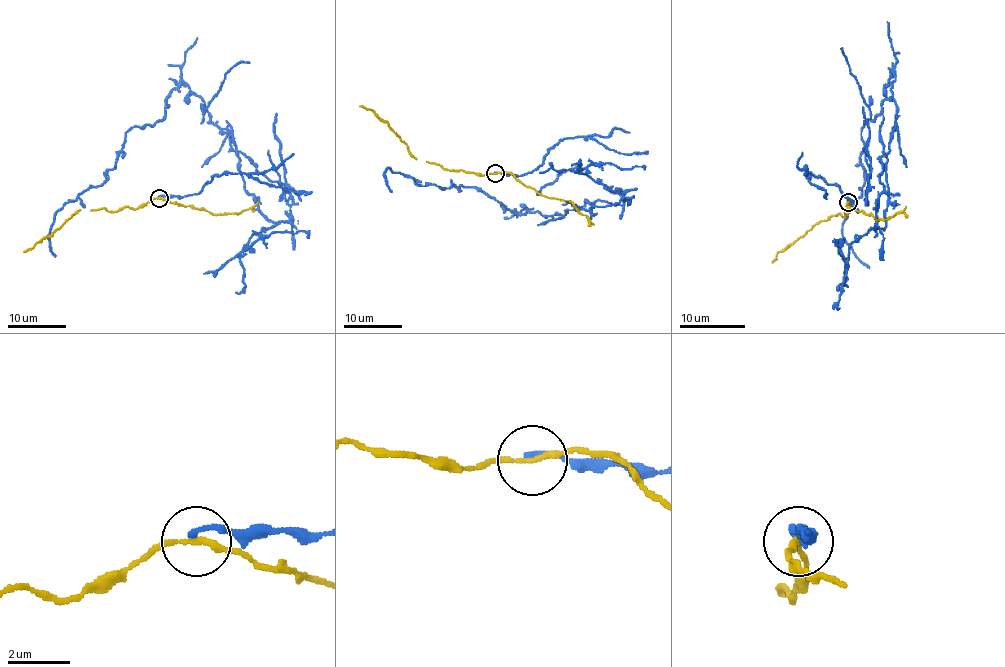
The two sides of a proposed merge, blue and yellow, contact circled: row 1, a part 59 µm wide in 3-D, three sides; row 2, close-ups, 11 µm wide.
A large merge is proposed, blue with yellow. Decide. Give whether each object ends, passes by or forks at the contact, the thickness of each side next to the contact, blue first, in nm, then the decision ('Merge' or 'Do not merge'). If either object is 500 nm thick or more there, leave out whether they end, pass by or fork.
At the ring blue ends. At the ring yellow passes by. Thickness 160 nm (blue) against 160 nm. Do not merge

